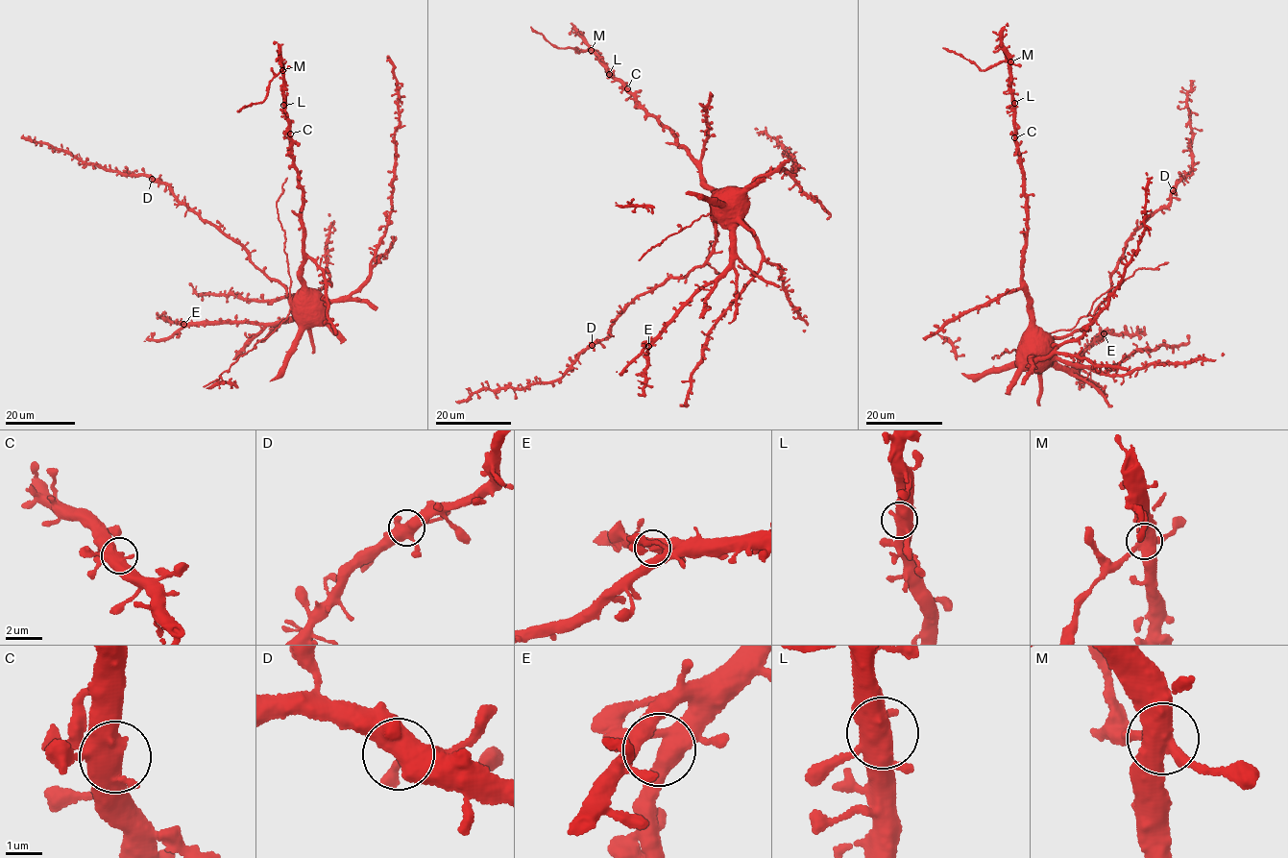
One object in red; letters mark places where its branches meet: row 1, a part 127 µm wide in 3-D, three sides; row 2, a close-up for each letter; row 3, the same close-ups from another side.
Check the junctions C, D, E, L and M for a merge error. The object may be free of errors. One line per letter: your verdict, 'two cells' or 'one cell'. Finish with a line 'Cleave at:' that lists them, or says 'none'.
C: one cell
D: one cell
E: one cell
L: one cell
M: two cells
Cleave at: M

